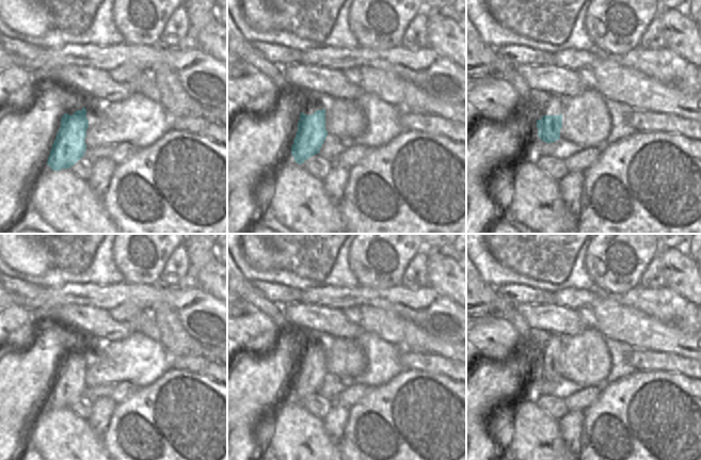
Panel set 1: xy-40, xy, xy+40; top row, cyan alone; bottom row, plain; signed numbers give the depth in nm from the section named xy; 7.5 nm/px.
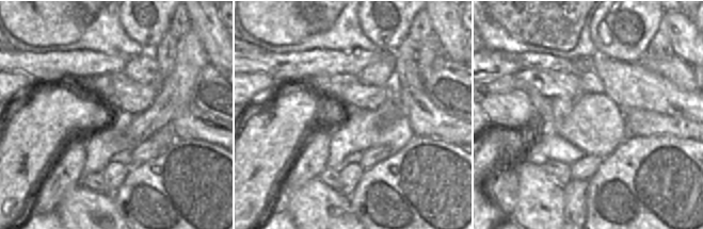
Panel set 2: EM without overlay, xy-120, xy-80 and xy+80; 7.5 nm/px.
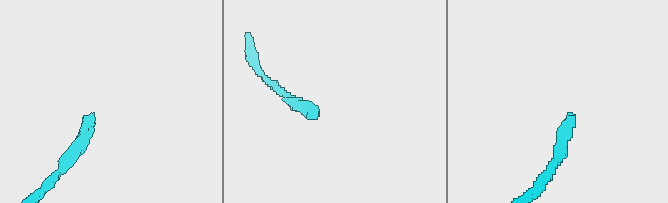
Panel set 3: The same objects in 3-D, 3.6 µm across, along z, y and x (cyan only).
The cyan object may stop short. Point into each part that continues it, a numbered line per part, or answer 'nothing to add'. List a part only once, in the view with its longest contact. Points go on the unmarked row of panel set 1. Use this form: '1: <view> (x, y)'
1: xy (315, 342)

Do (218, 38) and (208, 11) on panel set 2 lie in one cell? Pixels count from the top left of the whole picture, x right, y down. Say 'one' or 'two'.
one

